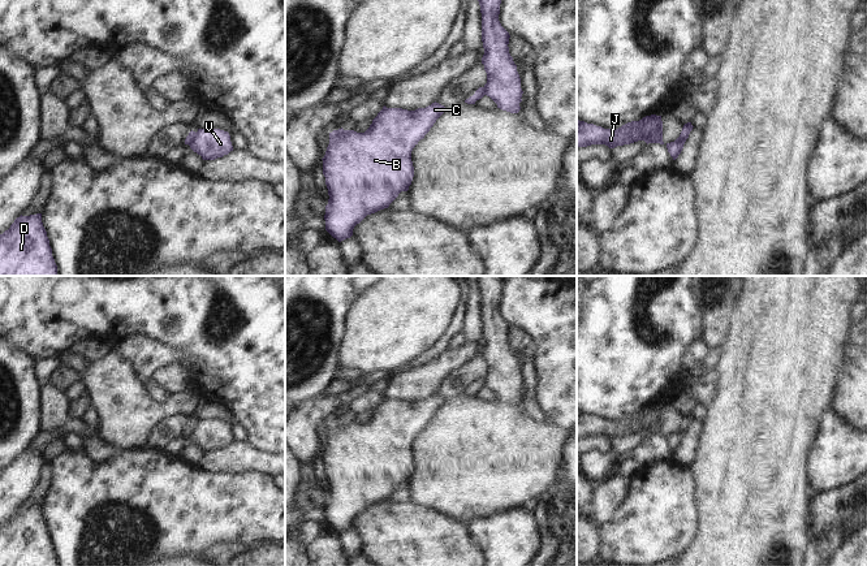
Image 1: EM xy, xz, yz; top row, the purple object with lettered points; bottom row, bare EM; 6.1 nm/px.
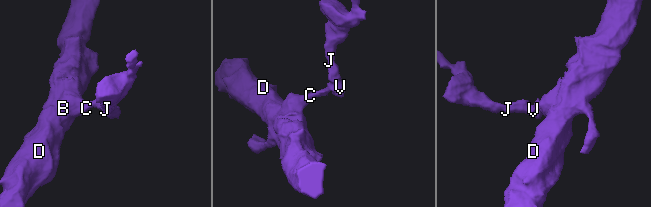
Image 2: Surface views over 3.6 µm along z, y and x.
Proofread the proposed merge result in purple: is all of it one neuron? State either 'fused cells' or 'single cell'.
fused cells

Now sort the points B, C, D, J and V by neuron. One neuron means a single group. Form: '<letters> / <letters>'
B C D / J V

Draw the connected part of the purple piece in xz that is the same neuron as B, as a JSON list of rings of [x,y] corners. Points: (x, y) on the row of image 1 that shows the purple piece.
[[[432,103],[426,108],[407,111],[385,105],[365,133],[333,130],[323,160],[328,189],[325,230],[338,242],[350,238],[353,229],[367,215],[388,208],[401,191],[407,191],[414,177],[411,151],[430,131],[445,107]]]

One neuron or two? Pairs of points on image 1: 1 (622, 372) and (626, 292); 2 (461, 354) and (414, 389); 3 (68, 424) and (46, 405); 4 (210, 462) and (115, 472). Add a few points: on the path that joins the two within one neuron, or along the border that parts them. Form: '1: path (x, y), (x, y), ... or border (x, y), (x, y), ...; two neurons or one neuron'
1: path (625, 353), (625, 311); one neuron
2: path (449, 361), (426, 379); one neuron
3: path (63, 420), (51, 410); one neuron
4: border (197, 465), (207, 471), (228, 472); two neurons

